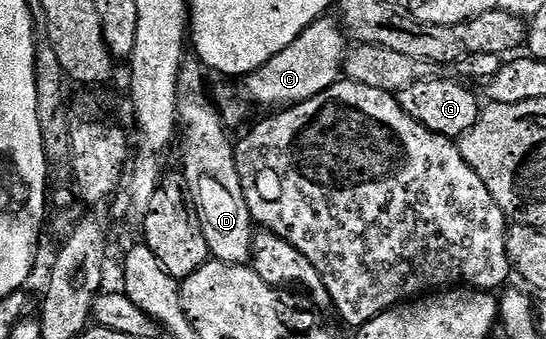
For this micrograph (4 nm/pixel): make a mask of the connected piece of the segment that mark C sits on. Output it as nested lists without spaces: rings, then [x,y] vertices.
[[[320,18],[312,22],[288,48],[281,50],[265,66],[246,77],[246,99],[252,105],[264,104],[267,110],[279,110],[284,106],[300,104],[339,83],[349,51],[349,40],[342,27],[334,19]]]

